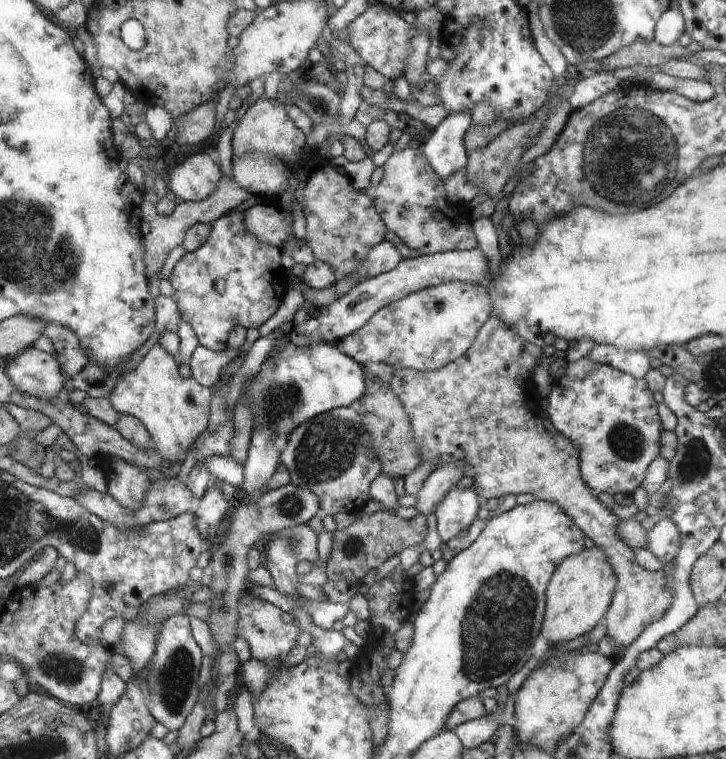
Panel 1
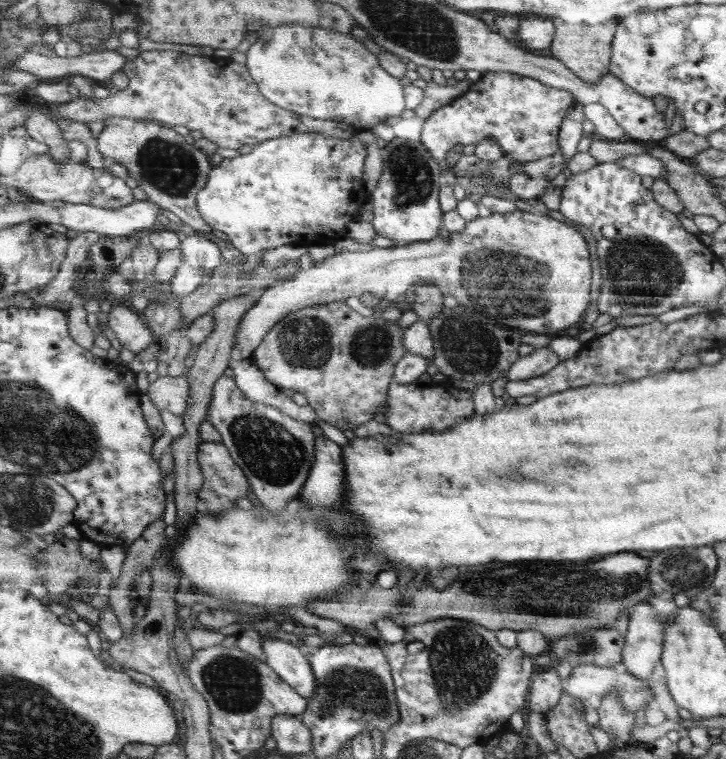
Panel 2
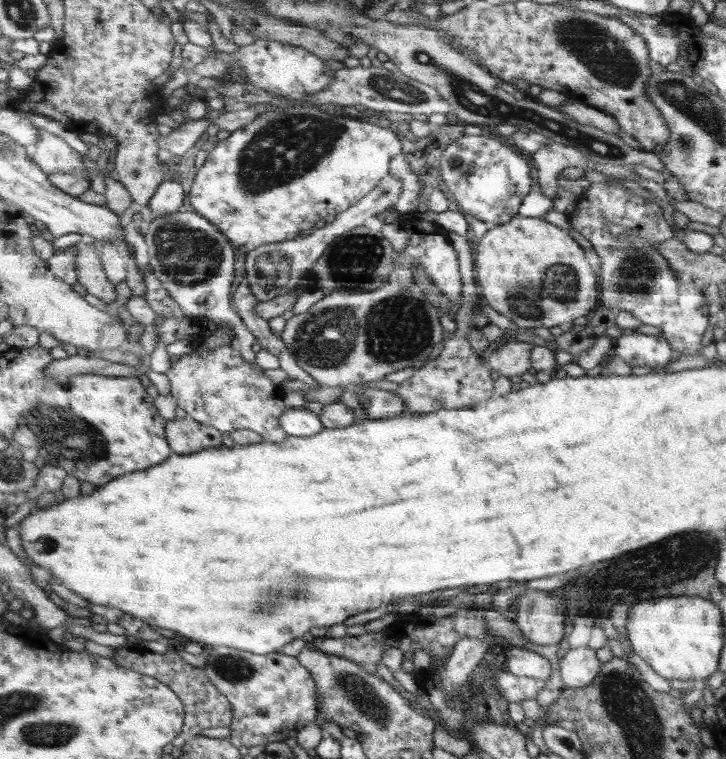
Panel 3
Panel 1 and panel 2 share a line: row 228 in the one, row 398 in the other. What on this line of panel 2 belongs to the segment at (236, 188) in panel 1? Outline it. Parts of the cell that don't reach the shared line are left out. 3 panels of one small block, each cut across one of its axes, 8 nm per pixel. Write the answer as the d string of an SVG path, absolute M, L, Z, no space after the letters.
M168 374L151 383L146 393L160 411L169 410L185 417L191 397L191 382L189 377L171 377Z

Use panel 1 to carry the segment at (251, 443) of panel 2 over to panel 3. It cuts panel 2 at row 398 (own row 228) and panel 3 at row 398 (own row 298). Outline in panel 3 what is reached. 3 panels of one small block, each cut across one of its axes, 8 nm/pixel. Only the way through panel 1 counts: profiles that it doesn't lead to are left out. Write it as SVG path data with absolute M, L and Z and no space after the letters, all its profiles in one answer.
M229 344L221 346L214 351L193 350L191 354L184 355L179 361L173 363L173 367L166 374L172 384L172 393L176 397L179 406L186 410L188 416L198 422L215 426L222 432L232 433L236 430L253 430L258 432L264 441L279 443L289 437L287 431L280 426L279 418L286 412L286 406L282 402L284 394L281 384L274 384L257 364L250 364L240 354L238 346Z

